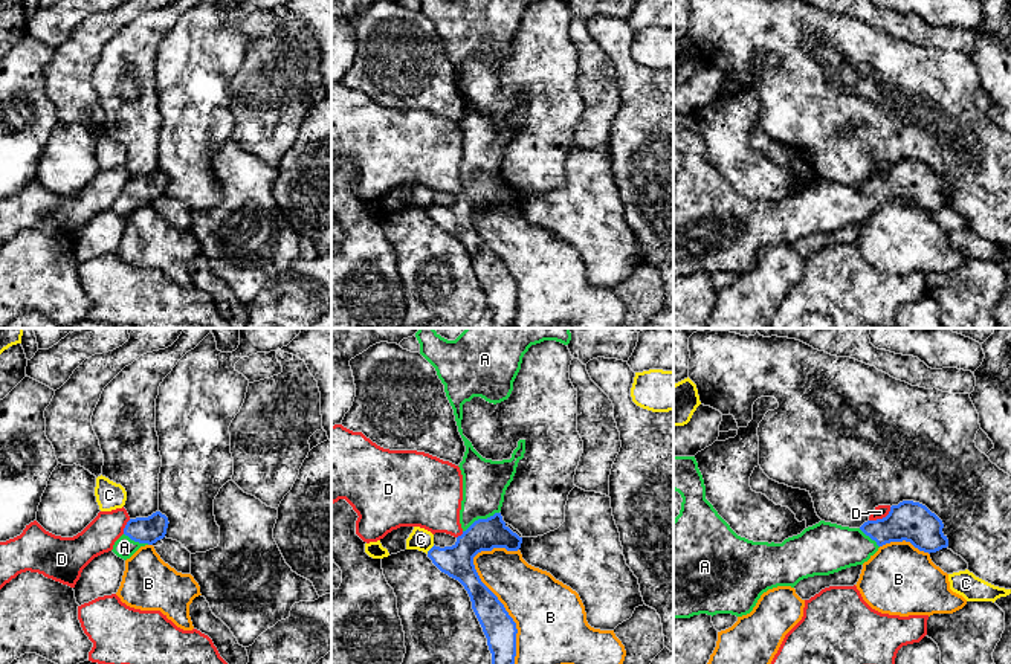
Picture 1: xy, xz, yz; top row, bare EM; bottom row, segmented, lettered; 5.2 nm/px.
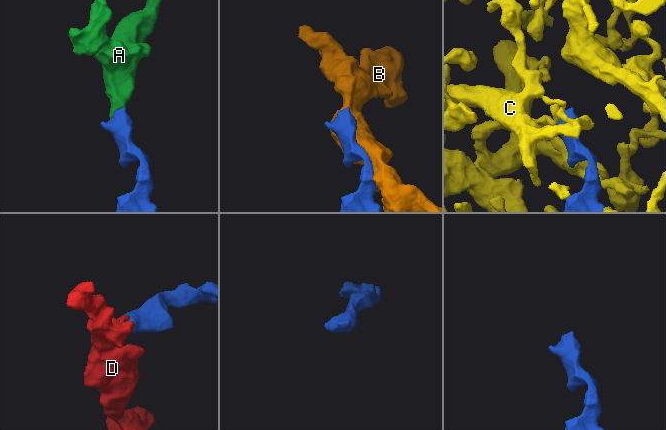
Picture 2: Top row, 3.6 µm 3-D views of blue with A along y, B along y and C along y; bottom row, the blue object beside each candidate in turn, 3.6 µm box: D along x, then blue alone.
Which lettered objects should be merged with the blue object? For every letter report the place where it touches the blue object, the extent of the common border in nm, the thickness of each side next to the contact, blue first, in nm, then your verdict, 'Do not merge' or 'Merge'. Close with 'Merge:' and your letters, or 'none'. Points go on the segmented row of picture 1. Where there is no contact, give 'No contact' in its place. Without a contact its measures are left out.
A: Touches blue at xz (480, 519). Shared border 220 nm. Thickness 170 nm (blue) against 240 nm. Merge
B: Touches blue at xz (498, 600). Shared border 650 nm. Thickness 170 nm (blue) against 340 nm. Do not merge
C: Touches blue at xz (429, 550). Shared border 60 nm. Thickness 170 nm (blue) against 120 nm. Do not merge
D: Touches blue at yz (883, 518). Shared border 140 nm. Thickness 220 nm (blue) against 70 nm. Do not merge
Merge: A

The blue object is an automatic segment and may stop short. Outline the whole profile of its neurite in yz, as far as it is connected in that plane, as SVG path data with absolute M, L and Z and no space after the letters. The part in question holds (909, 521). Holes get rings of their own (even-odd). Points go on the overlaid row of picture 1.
M673 456L673 490L683 498L680 514L673 519L673 620L707 614L747 615L753 611L764 592L777 586L794 588L800 580L814 575L829 575L841 569L863 565L880 546L890 542L910 542L924 553L936 553L948 546L942 533L942 521L925 505L903 501L892 505L886 517L867 521L860 528L841 527L820 521L805 528L800 534L785 539L782 543L753 542L738 536L706 499L706 485L695 456Z

